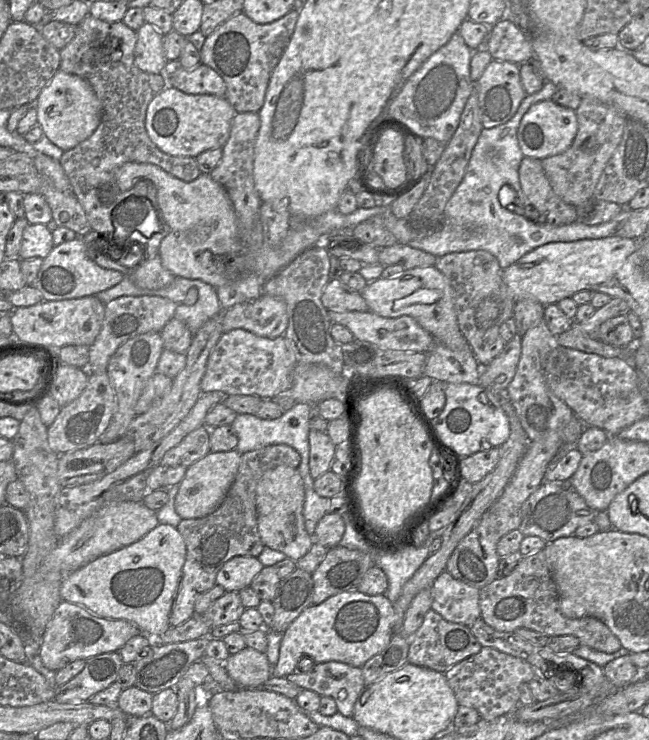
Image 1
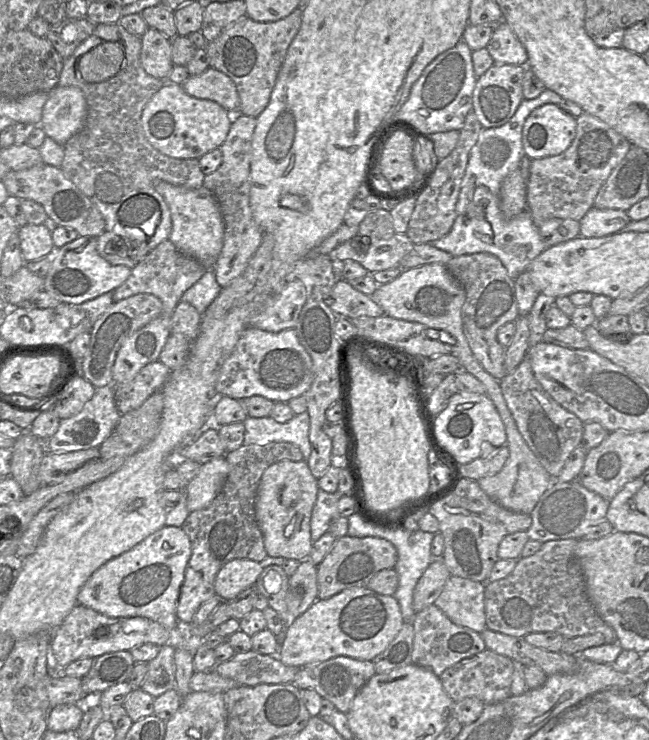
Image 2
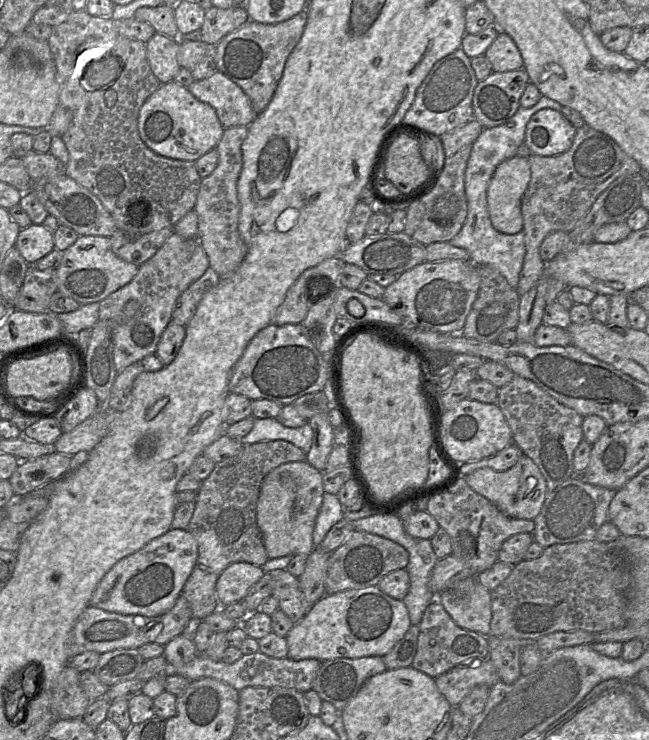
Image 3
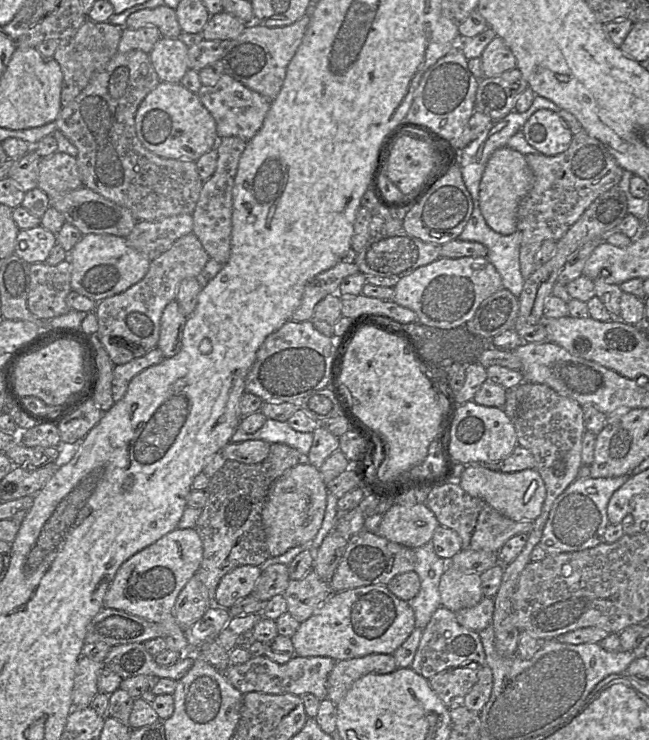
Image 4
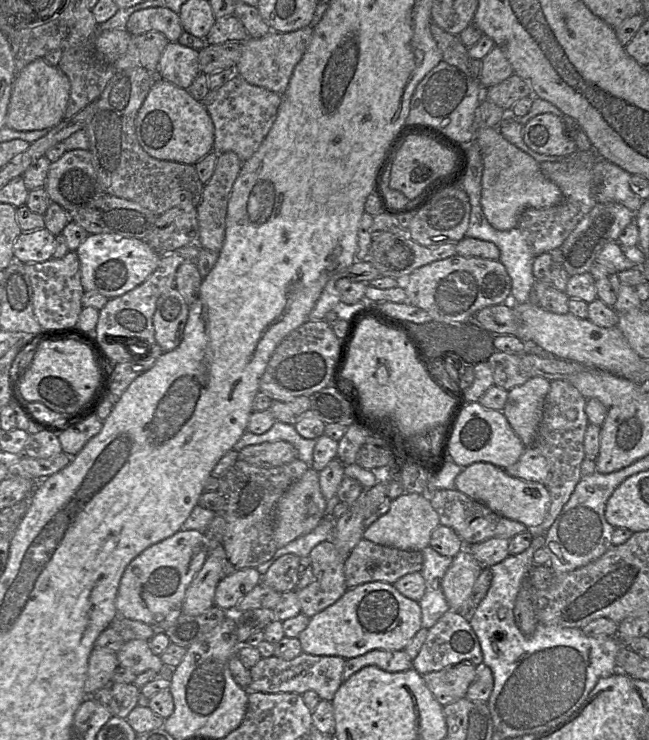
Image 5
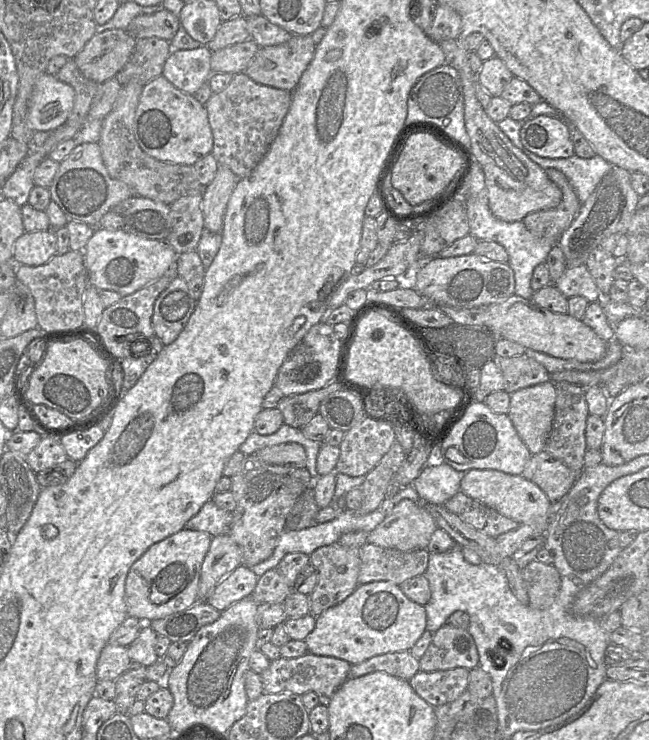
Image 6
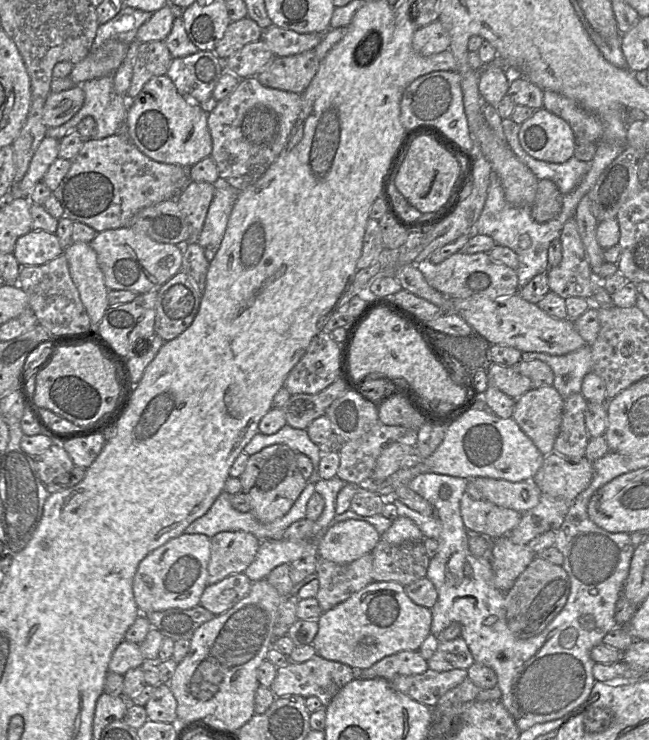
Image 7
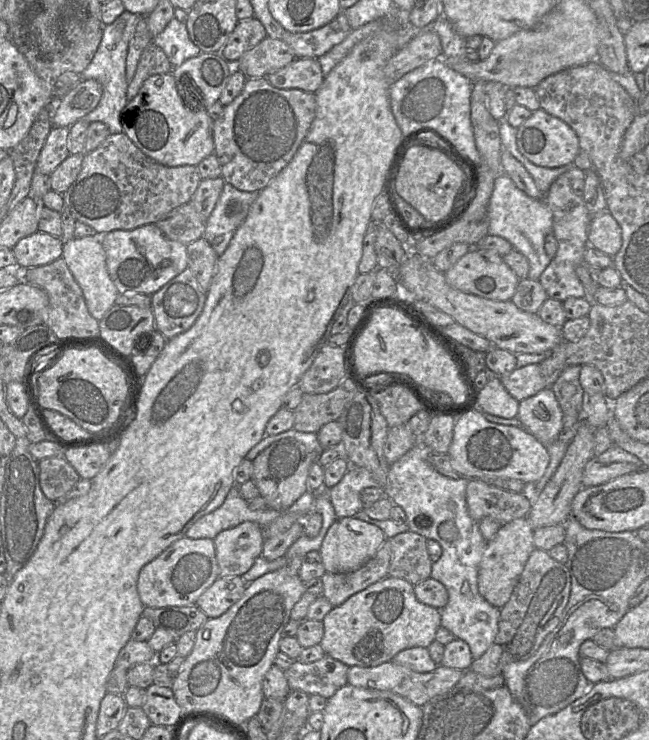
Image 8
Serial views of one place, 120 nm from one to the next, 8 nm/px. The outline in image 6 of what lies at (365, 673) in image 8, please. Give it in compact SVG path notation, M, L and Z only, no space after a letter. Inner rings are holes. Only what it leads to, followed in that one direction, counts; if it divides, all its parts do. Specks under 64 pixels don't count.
M469 670L418 671L410 680L413 690L428 704L438 707L452 702L468 690Z

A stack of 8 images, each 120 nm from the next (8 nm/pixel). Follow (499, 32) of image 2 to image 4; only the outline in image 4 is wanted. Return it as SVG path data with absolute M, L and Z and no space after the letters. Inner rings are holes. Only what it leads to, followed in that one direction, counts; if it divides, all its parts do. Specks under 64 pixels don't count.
M496 36L481 55L482 69L485 77L498 76L517 66L517 60L505 41Z

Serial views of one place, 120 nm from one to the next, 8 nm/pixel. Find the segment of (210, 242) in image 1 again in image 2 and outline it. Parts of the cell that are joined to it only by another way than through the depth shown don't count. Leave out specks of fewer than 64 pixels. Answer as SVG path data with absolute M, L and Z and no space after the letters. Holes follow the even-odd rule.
M159 181L156 190L170 208L172 231L169 240L180 252L196 259L207 270L213 270L224 239L224 221L213 193L203 186L199 189L188 189L165 181Z

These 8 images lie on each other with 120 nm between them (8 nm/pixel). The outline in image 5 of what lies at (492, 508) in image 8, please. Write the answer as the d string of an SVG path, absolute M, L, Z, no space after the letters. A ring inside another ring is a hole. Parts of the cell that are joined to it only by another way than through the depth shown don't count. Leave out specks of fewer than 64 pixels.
M457 489L433 491L429 494L429 500L438 513L440 524L451 528L465 545L474 545L491 538L511 539L528 530L522 523L494 513L483 503L469 498Z

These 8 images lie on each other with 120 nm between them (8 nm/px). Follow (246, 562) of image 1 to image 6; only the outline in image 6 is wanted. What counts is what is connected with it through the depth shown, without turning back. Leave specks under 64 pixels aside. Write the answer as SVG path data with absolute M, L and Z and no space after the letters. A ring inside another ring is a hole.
M241 564L217 584L206 602L222 612L232 604L251 597L258 578L251 568Z

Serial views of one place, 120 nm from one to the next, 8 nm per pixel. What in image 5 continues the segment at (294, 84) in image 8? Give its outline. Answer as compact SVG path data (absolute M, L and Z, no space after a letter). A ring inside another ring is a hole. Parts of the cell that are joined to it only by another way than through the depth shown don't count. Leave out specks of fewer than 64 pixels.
M306 26L299 30L279 33L271 31L263 37L248 37L242 44L242 53L234 67L235 75L248 83L263 87L279 95L287 89L295 66L301 60L313 34L313 27Z

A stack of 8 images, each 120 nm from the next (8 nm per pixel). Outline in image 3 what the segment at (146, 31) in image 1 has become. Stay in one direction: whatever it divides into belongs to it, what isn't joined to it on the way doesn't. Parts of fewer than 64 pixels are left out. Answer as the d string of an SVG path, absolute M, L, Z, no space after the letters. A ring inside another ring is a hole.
M155 33L146 43L148 64L161 84L174 80L180 71L177 60L180 41Z

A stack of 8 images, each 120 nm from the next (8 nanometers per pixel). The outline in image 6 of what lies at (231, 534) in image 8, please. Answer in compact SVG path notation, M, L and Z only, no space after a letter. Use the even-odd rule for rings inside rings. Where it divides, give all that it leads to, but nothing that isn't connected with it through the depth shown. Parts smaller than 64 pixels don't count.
M229 535L213 536L202 563L198 602L206 602L217 584L242 564L242 551Z

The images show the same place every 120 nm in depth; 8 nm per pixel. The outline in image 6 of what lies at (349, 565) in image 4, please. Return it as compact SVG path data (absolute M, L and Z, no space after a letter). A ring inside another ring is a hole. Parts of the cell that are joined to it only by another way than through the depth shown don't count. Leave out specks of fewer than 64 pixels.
M365 543L358 549L360 570L358 584L389 581L400 585L404 581L423 575L428 567L426 549L400 551Z

